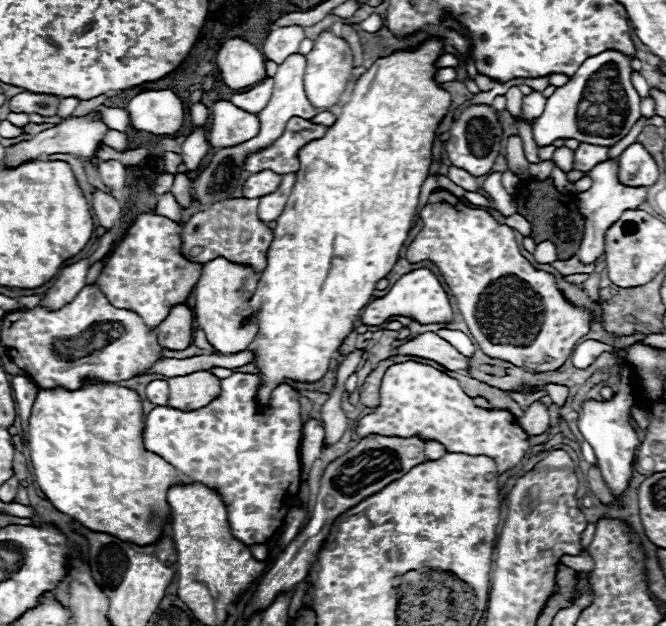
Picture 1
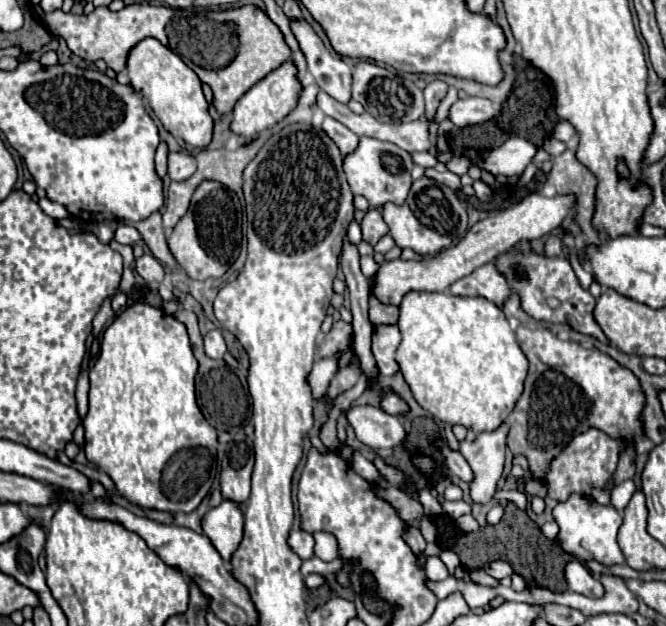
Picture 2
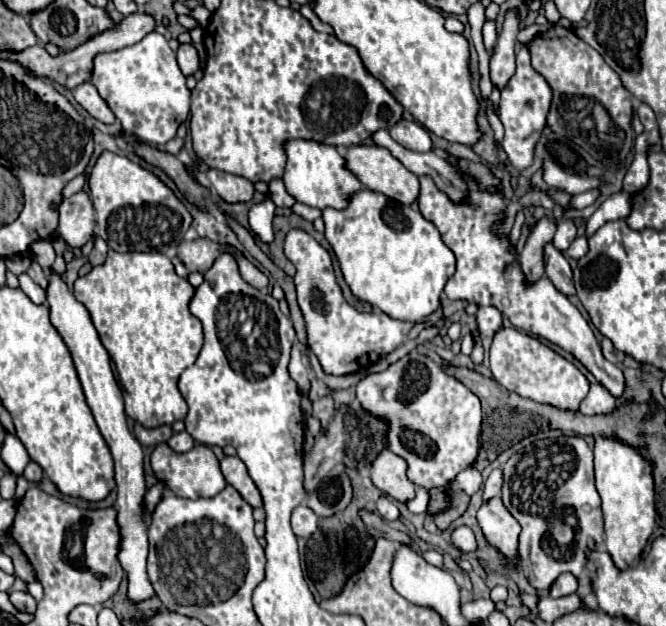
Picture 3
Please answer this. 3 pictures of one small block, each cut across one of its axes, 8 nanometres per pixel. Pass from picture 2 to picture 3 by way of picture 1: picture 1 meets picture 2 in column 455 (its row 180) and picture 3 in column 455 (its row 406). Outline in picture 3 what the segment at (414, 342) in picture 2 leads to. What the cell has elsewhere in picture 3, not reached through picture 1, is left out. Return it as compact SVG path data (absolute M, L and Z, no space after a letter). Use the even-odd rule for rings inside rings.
M362 188L348 198L344 210L324 208L322 220L342 274L360 300L406 322L420 322L440 306L440 294L456 270L456 258L442 242L438 228L420 212Z

